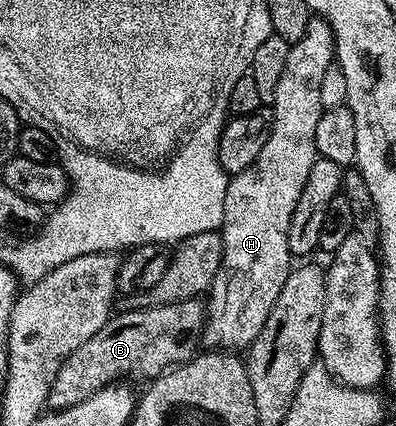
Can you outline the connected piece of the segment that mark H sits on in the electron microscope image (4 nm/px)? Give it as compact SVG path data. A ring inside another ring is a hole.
M311 16L308 27L304 27L304 35L291 44L284 71L280 74L280 83L276 83L268 143L264 143L260 155L256 155L256 163L233 174L226 182L220 230L224 255L220 271L208 290L208 316L200 338L203 346L217 347L222 351L245 350L256 339L256 335L260 335L276 299L280 299L280 287L284 287L284 279L288 279L292 268L292 254L288 247L292 211L296 211L300 191L304 191L304 183L308 180L308 171L312 171L312 163L318 157L316 123L320 123L323 111L320 82L324 79L324 71L328 71L335 61L332 27L323 17Z

